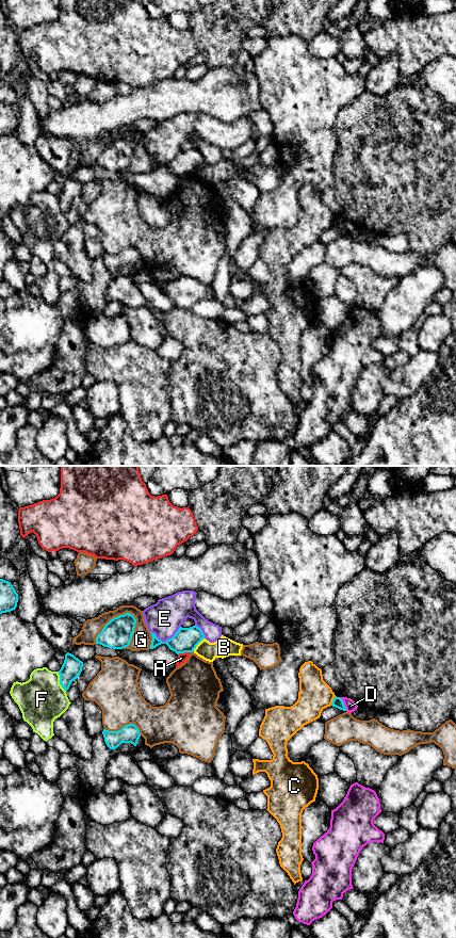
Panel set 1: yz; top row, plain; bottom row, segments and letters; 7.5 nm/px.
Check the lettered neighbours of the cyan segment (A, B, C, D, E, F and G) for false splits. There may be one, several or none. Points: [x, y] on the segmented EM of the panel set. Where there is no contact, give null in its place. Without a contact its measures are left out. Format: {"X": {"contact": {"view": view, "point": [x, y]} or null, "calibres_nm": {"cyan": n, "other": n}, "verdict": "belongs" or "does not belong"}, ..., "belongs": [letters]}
{"A": {"contact": {"view": "yz", "point": [183, 652]}, "calibres_nm": {"cyan": 190, "other": 70}, "verdict": "does not belong"}, "B": {"contact": {"view": "yz", "point": [198, 643]}, "calibres_nm": {"cyan": 190, "other": 150}, "verdict": "does not belong"}, "C": {"contact": {"view": "yz", "point": [332, 700]}, "calibres_nm": {"cyan": 80, "other": 240}, "verdict": "does not belong"}, "D": {"contact": {"view": "yz", "point": [343, 704]}, "calibres_nm": {"cyan": 80, "other": 90}, "verdict": "does not belong"}, "E": {"contact": {"view": "yz", "point": [167, 640]}, "calibres_nm": {"cyan": 190, "other": 260}, "verdict": "does not belong"}, "F": {"contact": {"view": "yz", "point": [60, 681]}, "calibres_nm": {"cyan": 150, "other": 360}, "verdict": "does not belong"}, "G": {"contact": {"view": "yz", "point": [111, 619]}, "calibres_nm": {"cyan": 220, "other": 140}, "verdict": "does not belong"}, "belongs": []}

